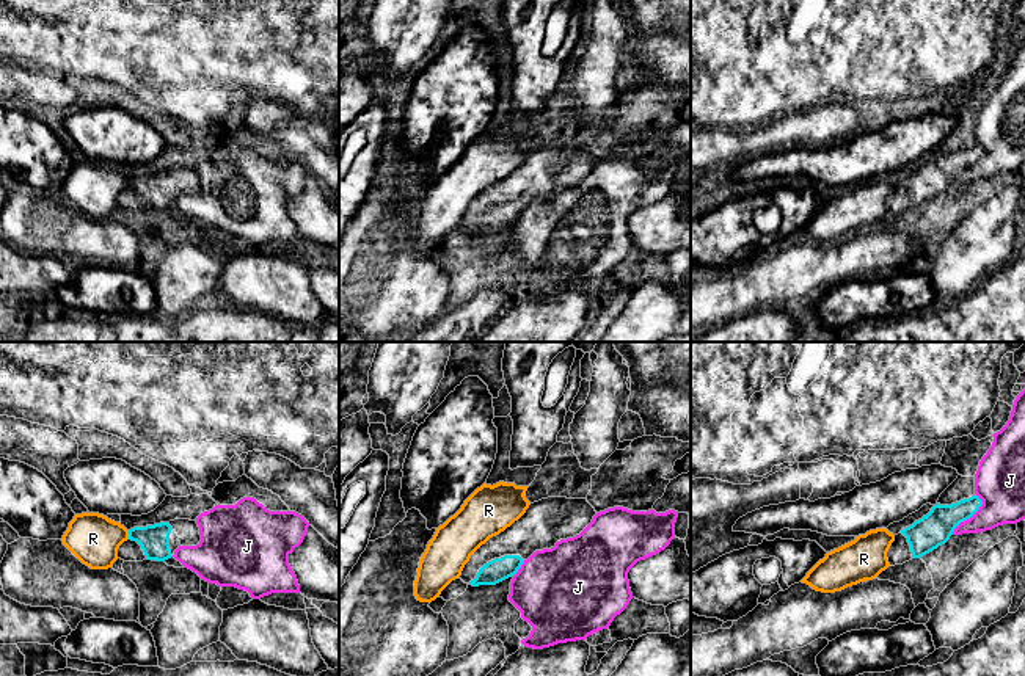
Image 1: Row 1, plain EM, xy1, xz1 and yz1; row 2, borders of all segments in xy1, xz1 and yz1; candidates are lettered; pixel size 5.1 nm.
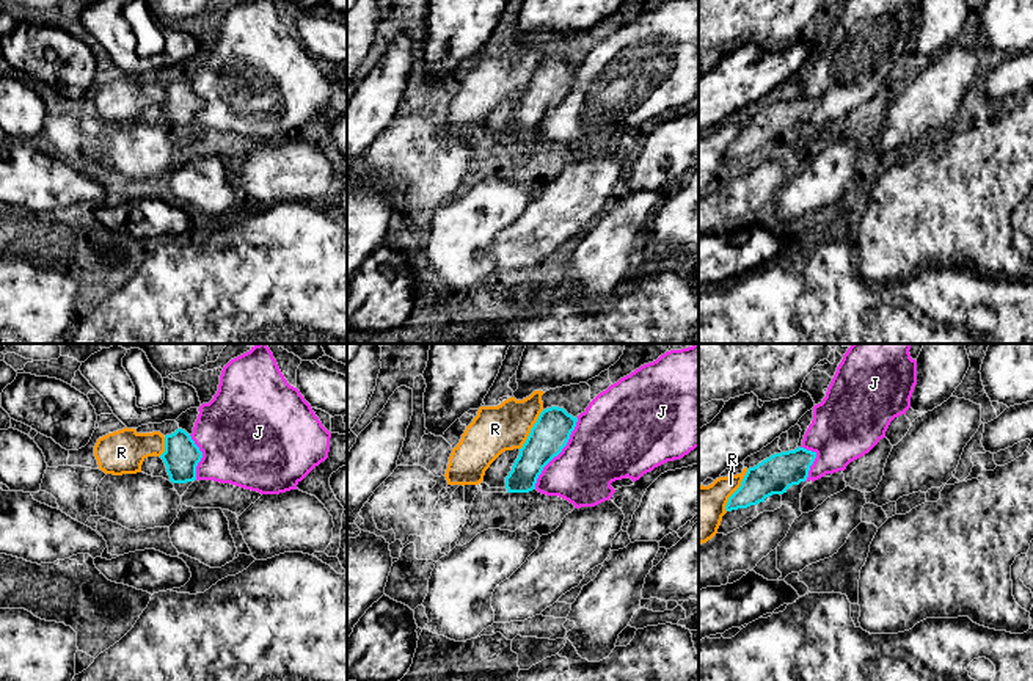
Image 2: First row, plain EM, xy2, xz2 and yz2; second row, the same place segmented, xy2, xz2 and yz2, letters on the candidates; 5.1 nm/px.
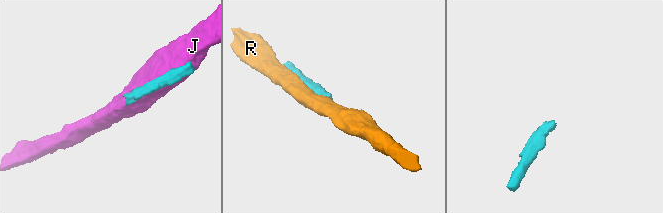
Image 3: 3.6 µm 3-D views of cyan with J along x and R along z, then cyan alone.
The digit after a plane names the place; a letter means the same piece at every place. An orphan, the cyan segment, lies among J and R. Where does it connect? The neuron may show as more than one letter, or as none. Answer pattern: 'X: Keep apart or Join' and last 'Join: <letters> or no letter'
J: Keep apart
R: Keep apart
Join: no letter

